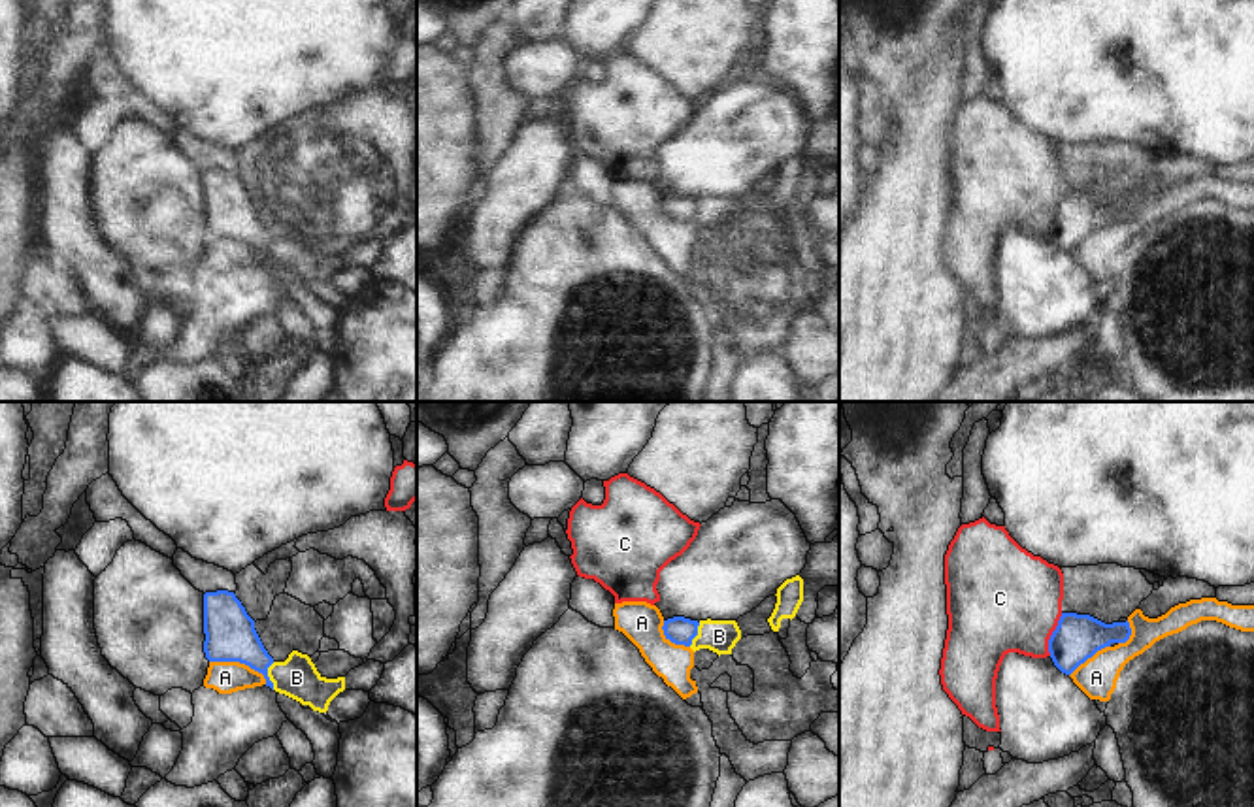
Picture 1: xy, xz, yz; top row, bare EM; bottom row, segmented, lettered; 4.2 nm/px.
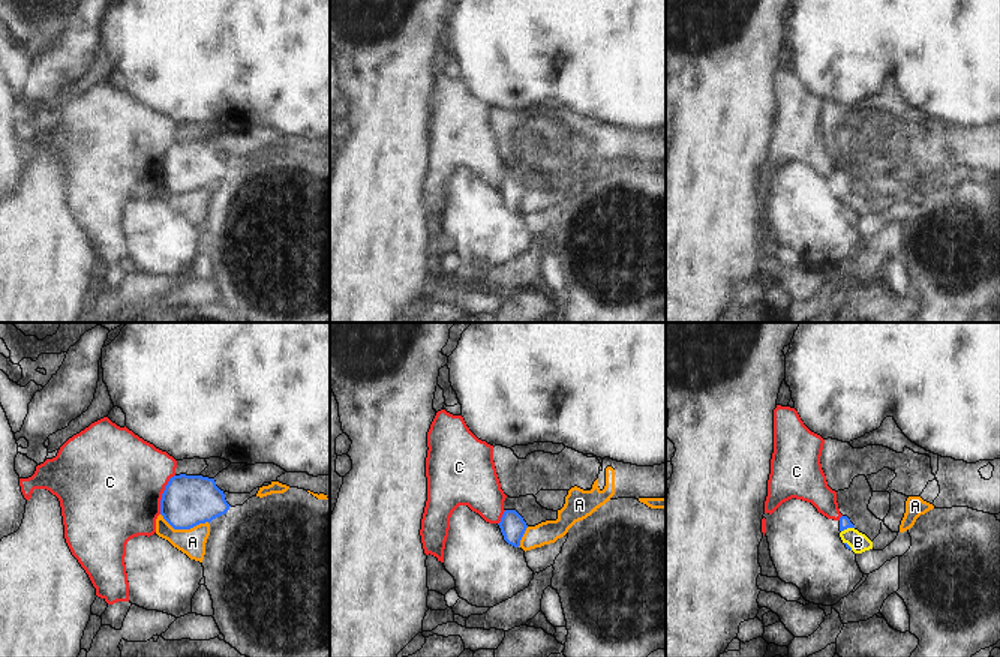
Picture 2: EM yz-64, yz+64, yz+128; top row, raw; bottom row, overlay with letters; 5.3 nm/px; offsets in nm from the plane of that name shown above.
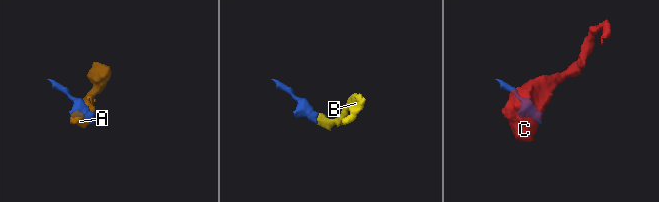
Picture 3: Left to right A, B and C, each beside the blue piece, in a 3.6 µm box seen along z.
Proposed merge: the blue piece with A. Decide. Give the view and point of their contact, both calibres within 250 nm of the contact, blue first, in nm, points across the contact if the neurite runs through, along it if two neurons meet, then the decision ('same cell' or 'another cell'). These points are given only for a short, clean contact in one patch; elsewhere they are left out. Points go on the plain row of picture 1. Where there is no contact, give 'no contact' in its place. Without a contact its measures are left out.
contact xy (240, 240); calibres 220 and 140 nm; another cell

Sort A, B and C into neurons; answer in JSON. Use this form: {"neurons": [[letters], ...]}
{"neurons": [["A", "B"], ["C"]]}

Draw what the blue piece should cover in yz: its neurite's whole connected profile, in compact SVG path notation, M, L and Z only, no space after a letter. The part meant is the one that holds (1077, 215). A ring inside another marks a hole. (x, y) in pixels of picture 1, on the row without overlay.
M1062 190L1056 207L1048 217L1048 230L1054 243L1071 253L1097 228L1113 221L1126 221L1131 213L1130 200L1105 202L1090 192Z

